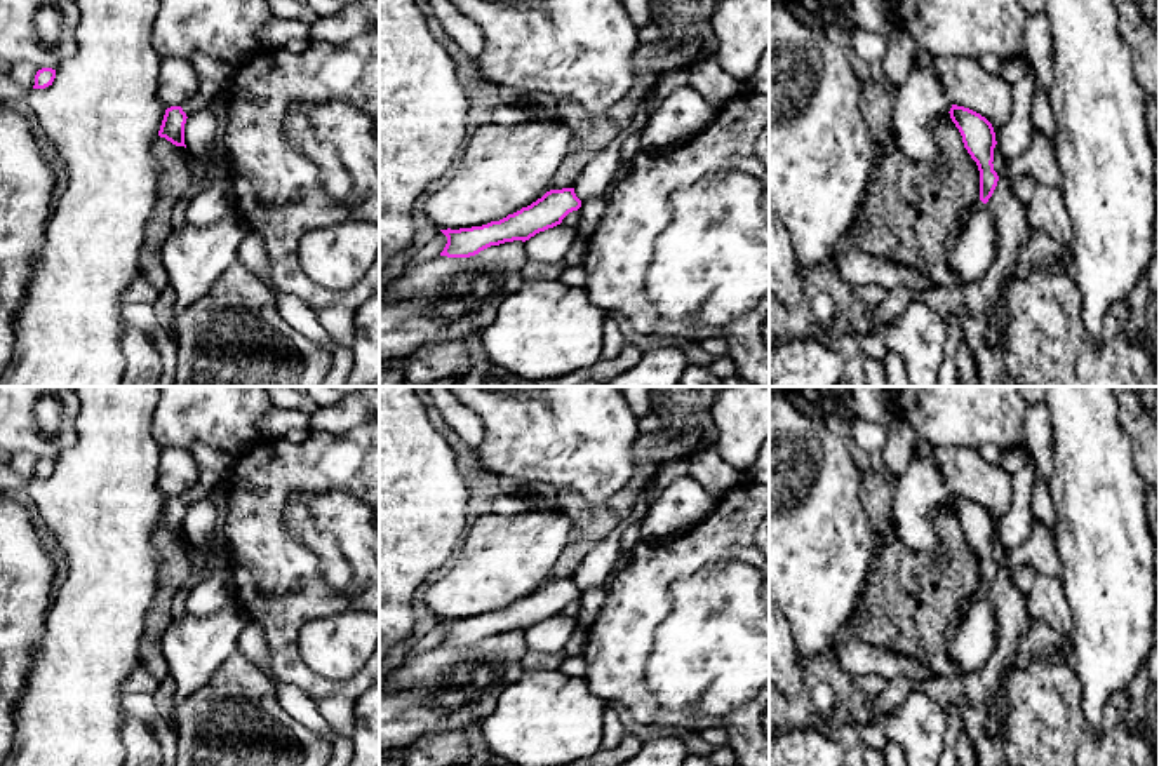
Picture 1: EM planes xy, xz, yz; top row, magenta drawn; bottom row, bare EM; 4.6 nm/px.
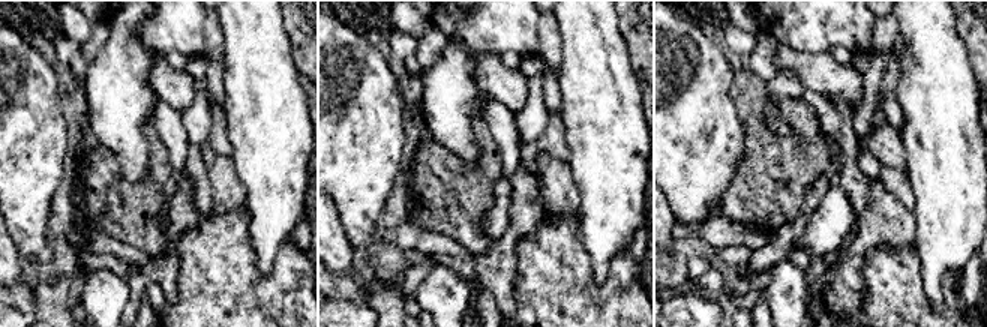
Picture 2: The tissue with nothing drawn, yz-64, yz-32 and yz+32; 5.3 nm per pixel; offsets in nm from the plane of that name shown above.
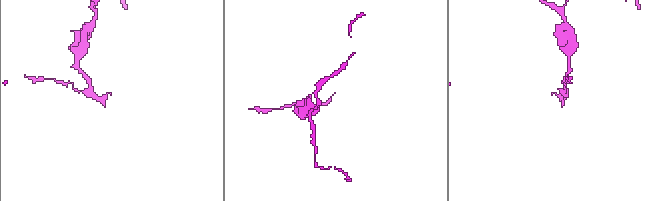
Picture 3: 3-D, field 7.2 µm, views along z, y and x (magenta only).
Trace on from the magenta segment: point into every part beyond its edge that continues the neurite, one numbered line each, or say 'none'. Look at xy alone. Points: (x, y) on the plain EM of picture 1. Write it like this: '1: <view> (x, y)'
none

